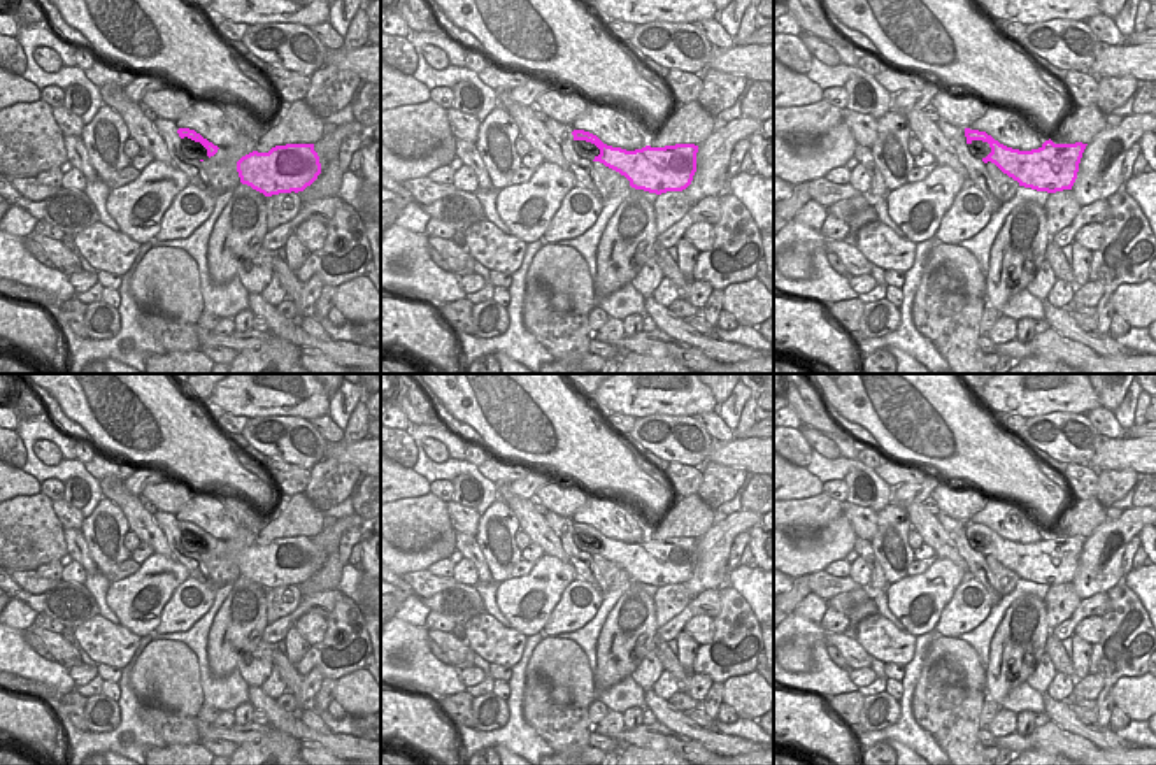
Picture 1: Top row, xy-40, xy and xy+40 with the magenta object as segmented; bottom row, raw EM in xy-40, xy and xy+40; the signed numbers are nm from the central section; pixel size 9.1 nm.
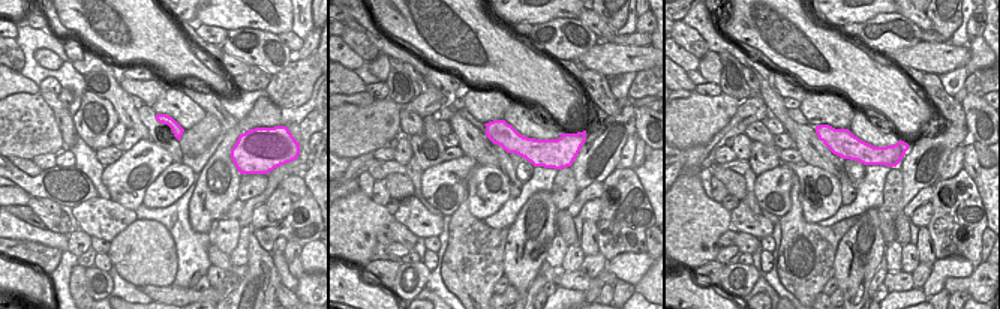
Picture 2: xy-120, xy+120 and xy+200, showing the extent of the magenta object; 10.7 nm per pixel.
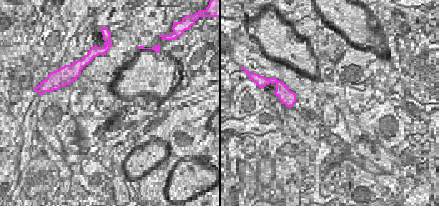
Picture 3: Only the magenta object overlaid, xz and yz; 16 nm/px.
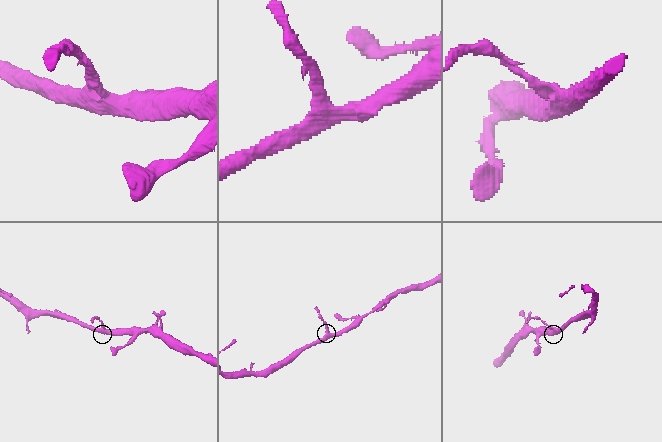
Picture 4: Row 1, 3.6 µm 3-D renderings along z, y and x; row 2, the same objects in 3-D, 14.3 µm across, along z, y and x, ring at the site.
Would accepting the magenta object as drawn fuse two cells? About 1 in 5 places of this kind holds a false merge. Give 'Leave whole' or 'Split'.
Leave whole.

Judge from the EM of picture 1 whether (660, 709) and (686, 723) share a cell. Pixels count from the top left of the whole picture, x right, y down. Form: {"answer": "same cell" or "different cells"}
{"answer": "same cell"}

